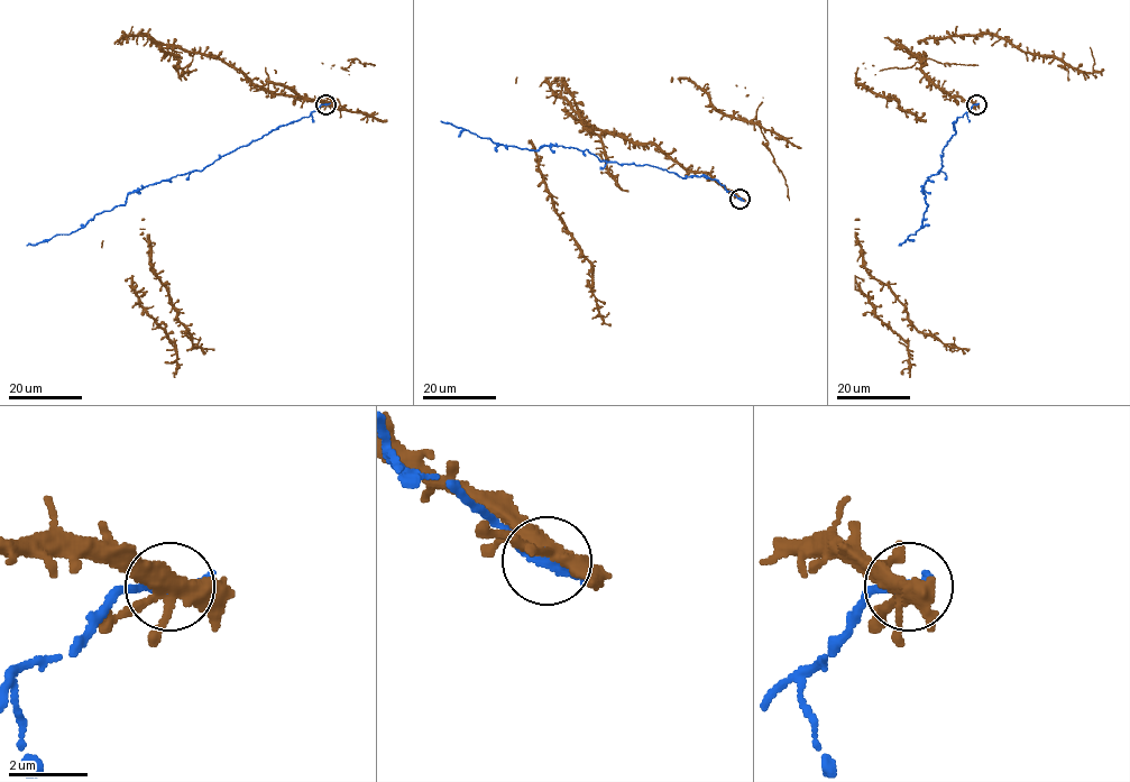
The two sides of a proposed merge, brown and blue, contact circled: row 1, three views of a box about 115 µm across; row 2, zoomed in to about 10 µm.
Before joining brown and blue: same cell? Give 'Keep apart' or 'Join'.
Keep apart

